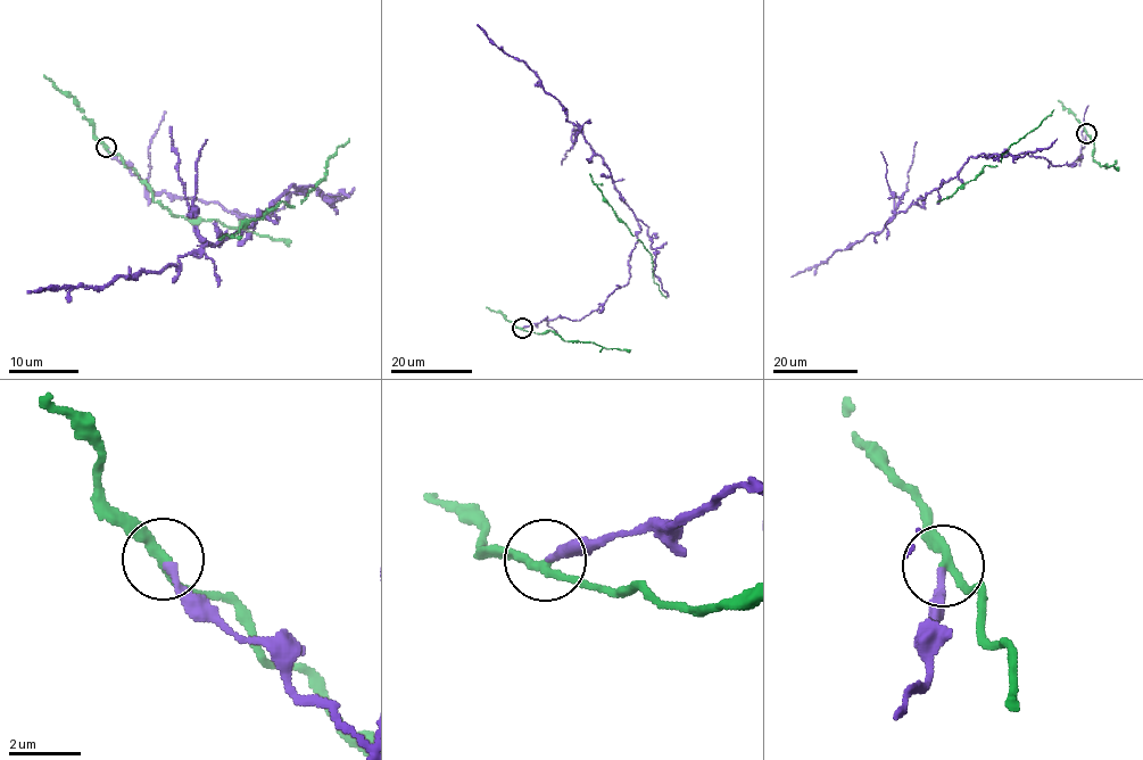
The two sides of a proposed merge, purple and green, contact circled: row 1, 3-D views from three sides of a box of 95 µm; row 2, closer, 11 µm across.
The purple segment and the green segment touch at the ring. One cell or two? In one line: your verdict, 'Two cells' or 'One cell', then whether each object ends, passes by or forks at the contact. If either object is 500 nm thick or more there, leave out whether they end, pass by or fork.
Two cells. At the ring purple ends. At the ring green passes by

